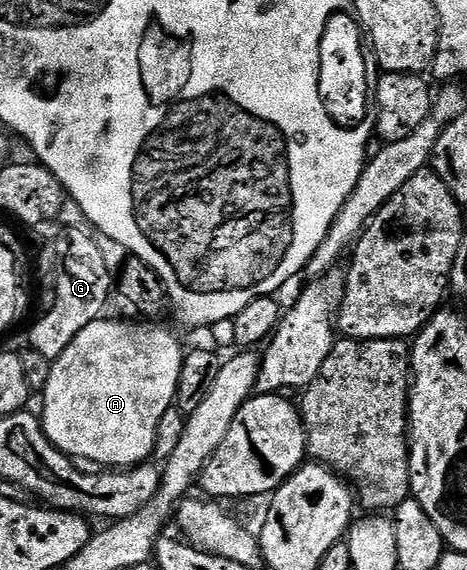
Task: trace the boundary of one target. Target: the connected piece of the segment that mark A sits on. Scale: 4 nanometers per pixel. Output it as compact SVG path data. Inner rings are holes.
M101 317L96 319L90 325L86 325L86 329L82 329L82 333L78 333L78 337L74 337L74 341L71 345L66 349L66 353L62 353L62 357L58 357L52 364L52 372L50 373L50 377L46 381L46 385L44 386L42 392L42 398L44 398L44 415L42 414L42 426L44 429L44 435L48 440L50 440L56 448L63 455L71 457L76 461L83 461L88 465L99 465L104 469L127 469L130 467L135 467L137 463L143 463L145 460L149 458L155 452L156 449L156 430L158 429L158 425L162 421L162 417L166 413L166 409L170 409L176 402L176 386L178 385L178 377L180 376L180 370L182 369L182 365L184 364L184 356L185 352L183 350L180 351L180 343L175 339L174 336L171 335L170 332L167 331L164 327L156 327L160 325L153 325L148 321L136 321L140 323L116 323L112 324L108 317Z

